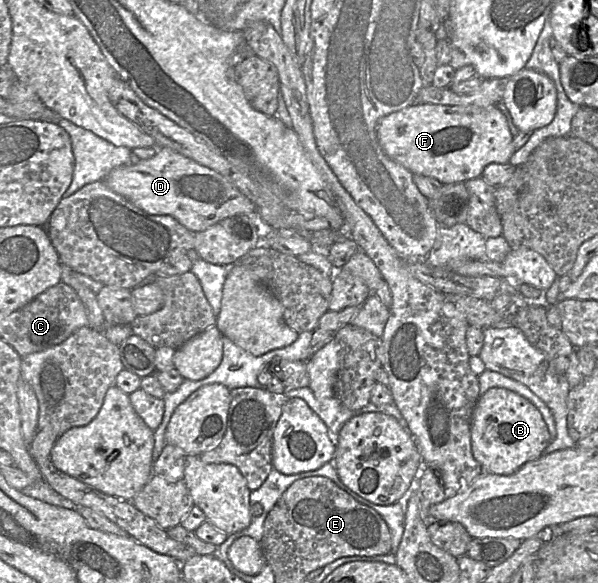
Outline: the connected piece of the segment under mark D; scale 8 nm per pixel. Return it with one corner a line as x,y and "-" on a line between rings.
167,147
152,158
113,169
104,181
146,213
171,216
194,233
228,217
256,215
255,205
224,176

